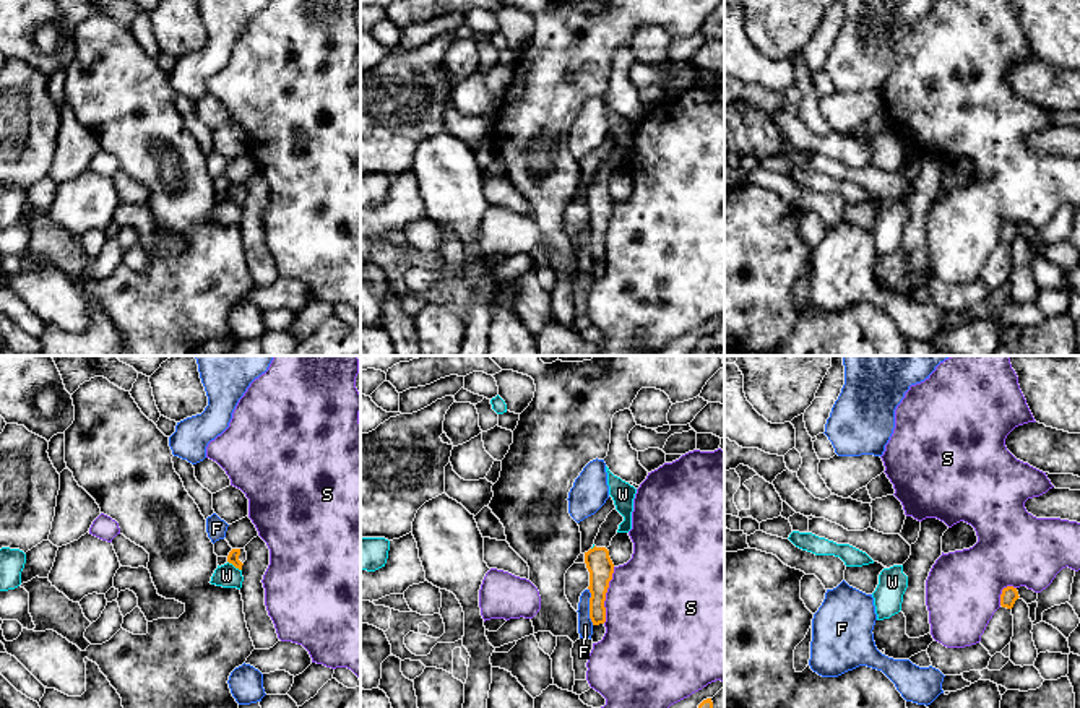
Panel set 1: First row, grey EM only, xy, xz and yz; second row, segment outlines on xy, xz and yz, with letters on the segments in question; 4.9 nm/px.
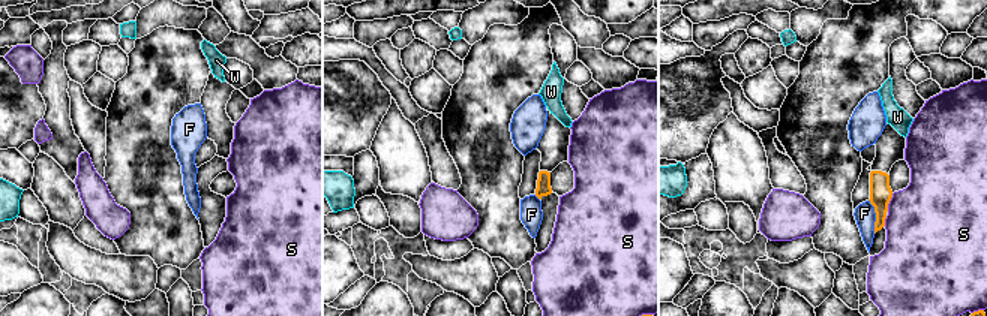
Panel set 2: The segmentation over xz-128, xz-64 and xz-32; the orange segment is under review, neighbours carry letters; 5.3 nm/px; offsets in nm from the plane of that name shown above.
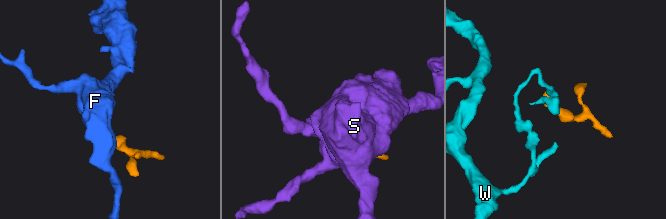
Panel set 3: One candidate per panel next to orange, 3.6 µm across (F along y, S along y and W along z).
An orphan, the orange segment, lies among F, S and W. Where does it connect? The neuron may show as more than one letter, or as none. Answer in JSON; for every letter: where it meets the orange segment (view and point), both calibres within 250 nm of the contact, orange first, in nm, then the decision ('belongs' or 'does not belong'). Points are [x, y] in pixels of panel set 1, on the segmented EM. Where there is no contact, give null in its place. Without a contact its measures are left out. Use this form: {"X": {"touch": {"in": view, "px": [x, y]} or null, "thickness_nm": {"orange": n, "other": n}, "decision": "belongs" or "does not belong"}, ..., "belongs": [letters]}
{"F": {"touch": {"in": "xz", "px": [590, 606]}, "thickness_nm": {"orange": 130, "other": 80}, "decision": "does not belong"}, "S": {"touch": {"in": "xz", "px": [604, 595]}, "thickness_nm": {"orange": 130, "other": 480}, "decision": "does not belong"}, "W": {"touch": {"in": "xy", "px": [234, 565]}, "thickness_nm": {"orange": 60, "other": 120}, "decision": "does not belong"}, "belongs": []}

